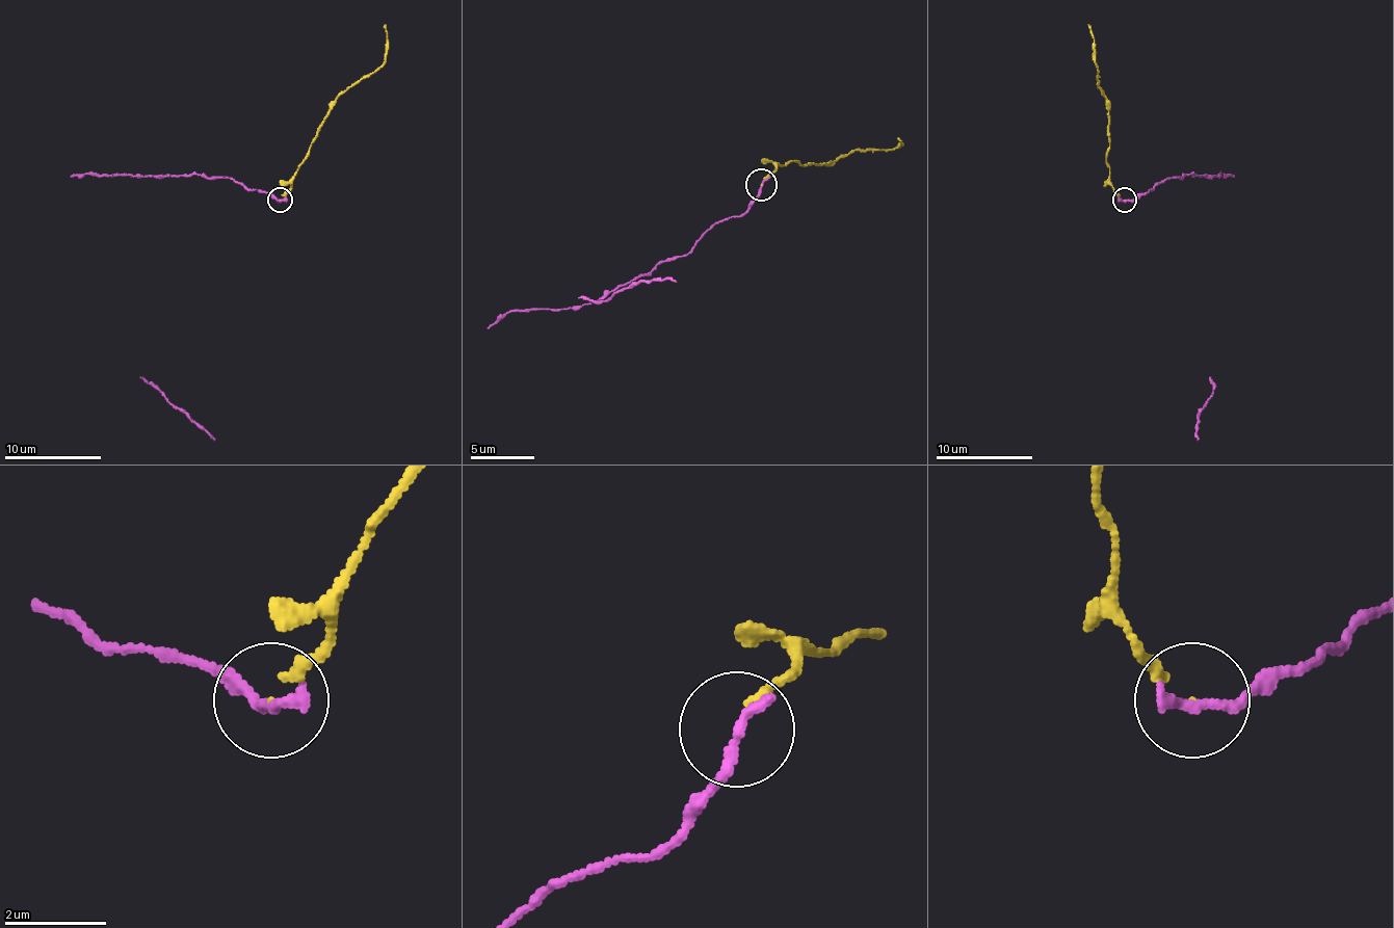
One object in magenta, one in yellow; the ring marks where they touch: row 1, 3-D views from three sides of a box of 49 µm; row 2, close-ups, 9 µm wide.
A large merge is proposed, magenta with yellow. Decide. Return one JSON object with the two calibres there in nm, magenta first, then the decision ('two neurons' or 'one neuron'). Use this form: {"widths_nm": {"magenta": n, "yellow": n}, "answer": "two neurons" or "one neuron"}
{"widths_nm": {"magenta": 280, "yellow": 70}, "answer": "two neurons"}

